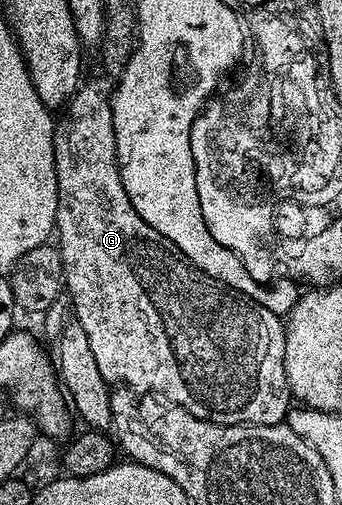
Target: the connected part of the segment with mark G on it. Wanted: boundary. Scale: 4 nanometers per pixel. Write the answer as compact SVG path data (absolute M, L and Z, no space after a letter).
M86 78L70 97L64 108L62 119L56 120L53 128L53 148L55 149L55 177L57 178L57 222L55 239L59 244L61 264L65 270L64 290L71 300L71 311L75 321L83 325L83 333L87 333L87 341L91 345L91 353L99 365L99 373L110 385L124 385L137 393L152 393L162 400L186 407L190 413L208 423L219 423L223 427L239 427L242 425L275 425L285 423L291 406L291 394L287 373L284 372L284 339L285 326L282 316L271 313L263 305L259 305L250 295L242 295L240 291L225 286L218 279L203 273L175 244L167 241L163 233L151 229L139 213L135 213L135 205L127 197L127 189L123 189L123 181L117 164L117 146L115 145L115 125L113 124L113 93L115 83L112 78Z

